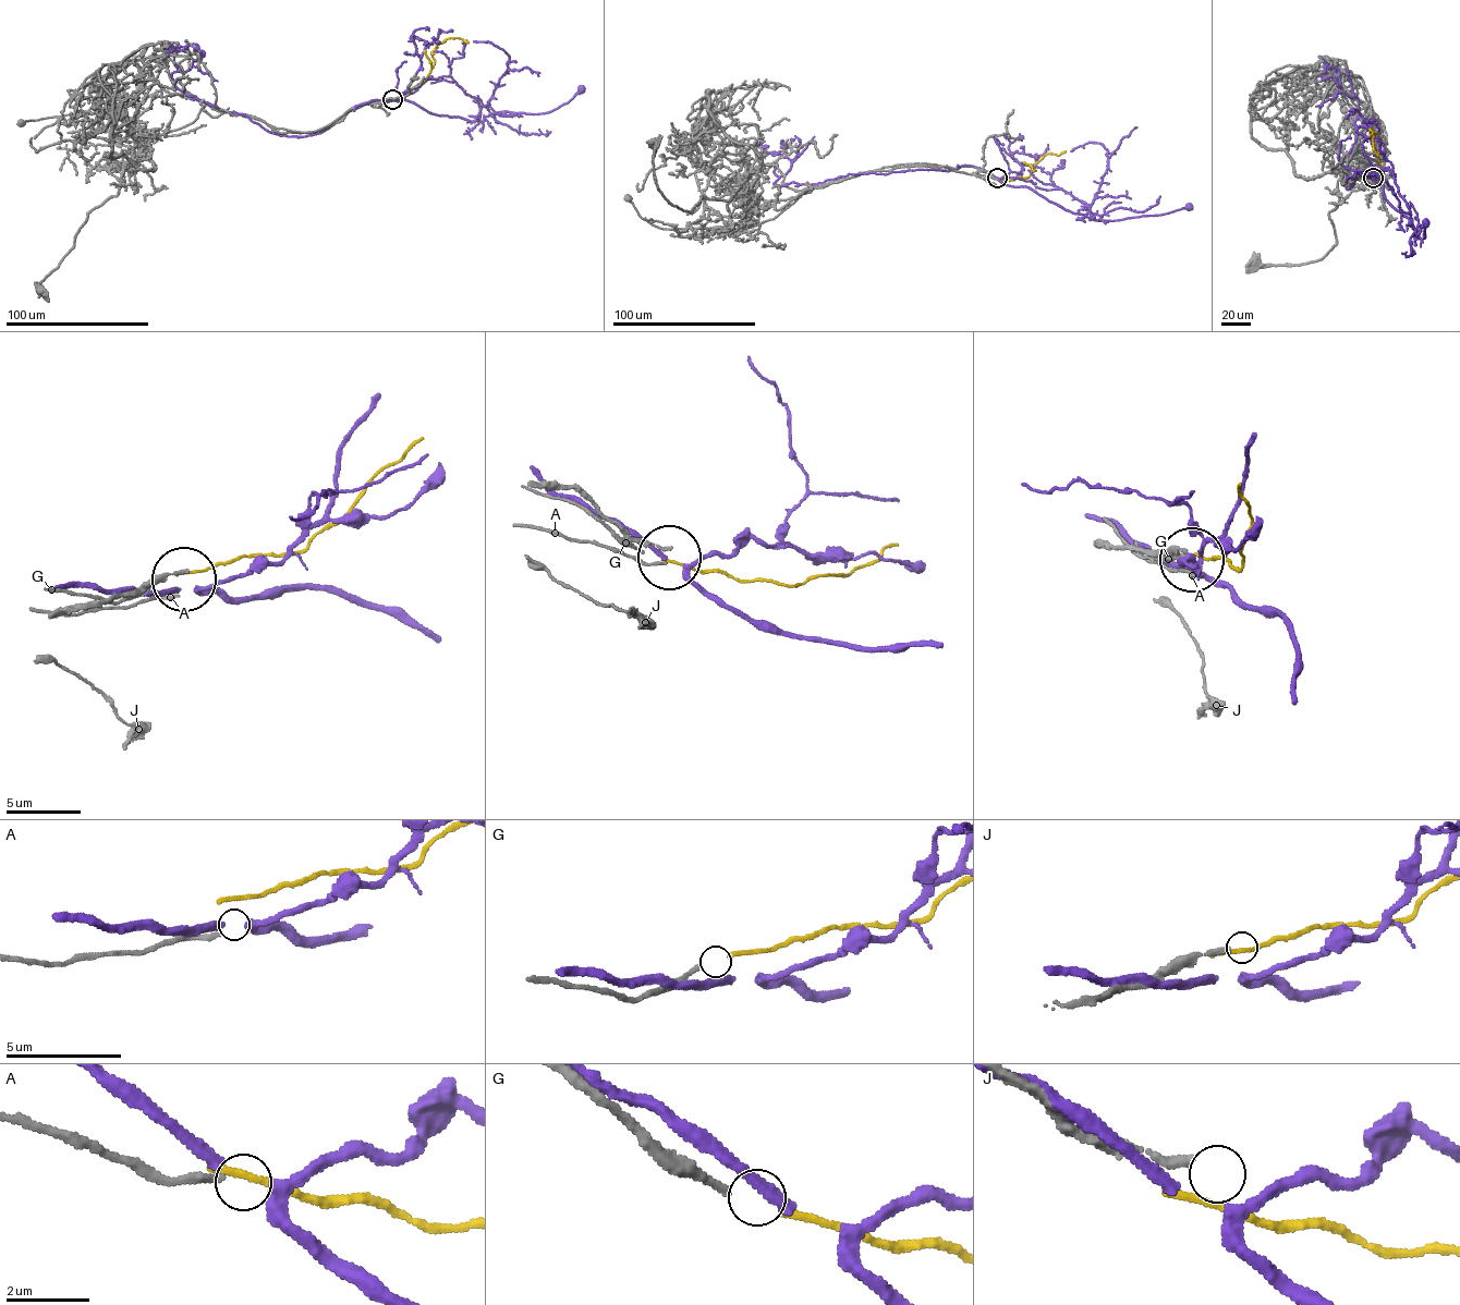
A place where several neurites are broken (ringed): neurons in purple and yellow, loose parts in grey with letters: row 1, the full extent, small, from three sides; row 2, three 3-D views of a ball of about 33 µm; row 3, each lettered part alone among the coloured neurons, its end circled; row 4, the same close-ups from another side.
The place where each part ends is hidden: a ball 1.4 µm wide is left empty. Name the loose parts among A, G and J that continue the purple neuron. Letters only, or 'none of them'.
none of them

